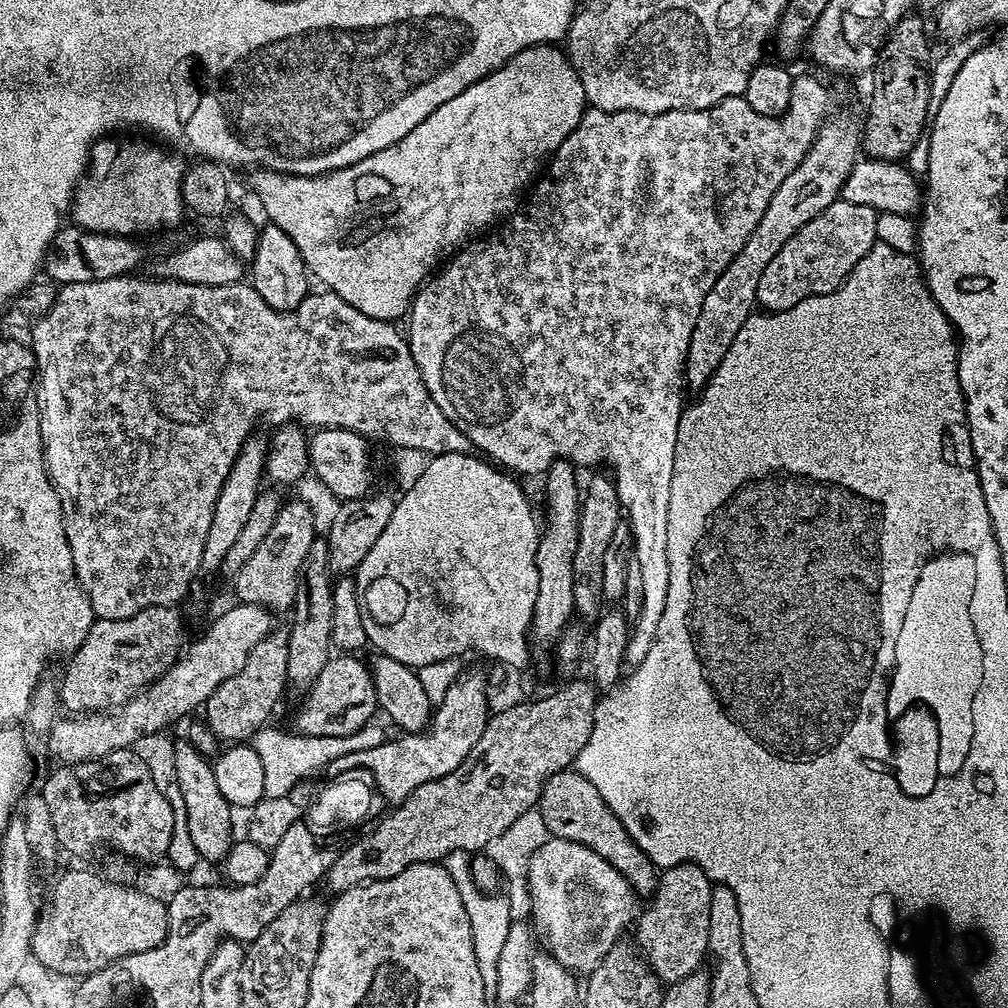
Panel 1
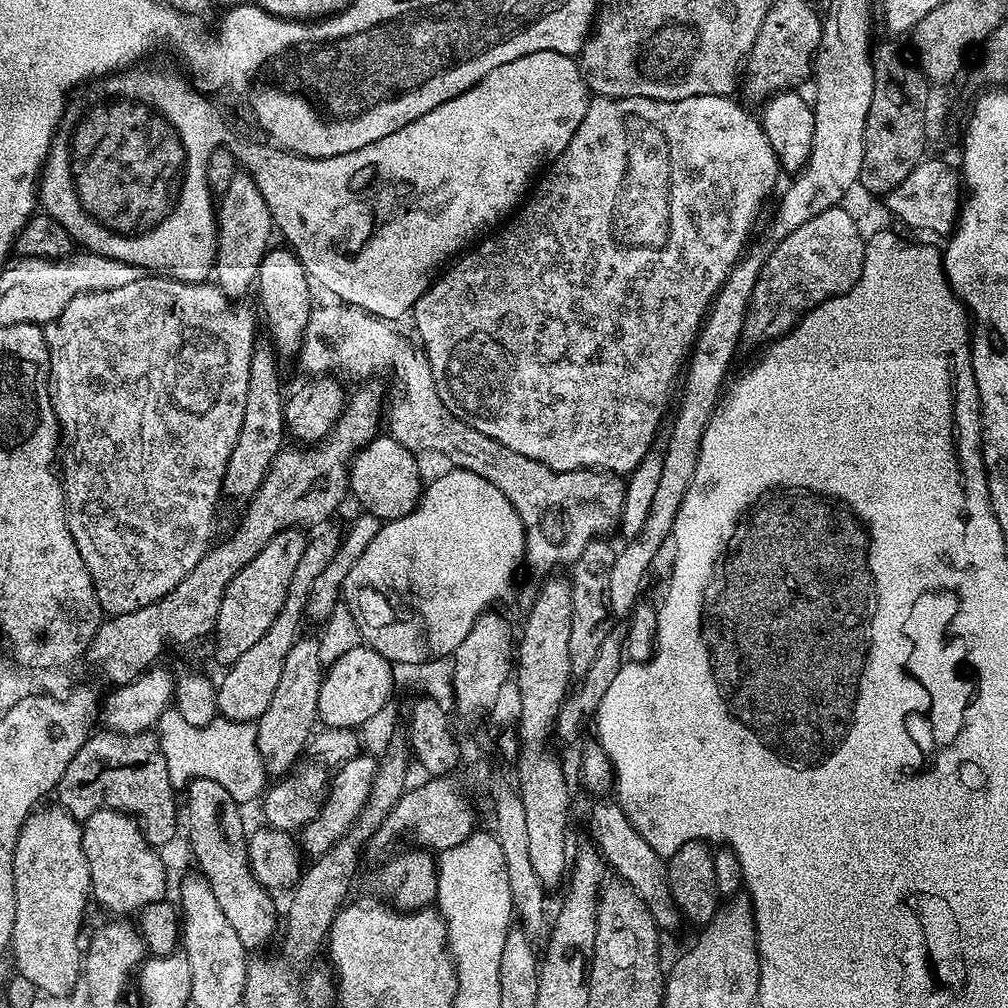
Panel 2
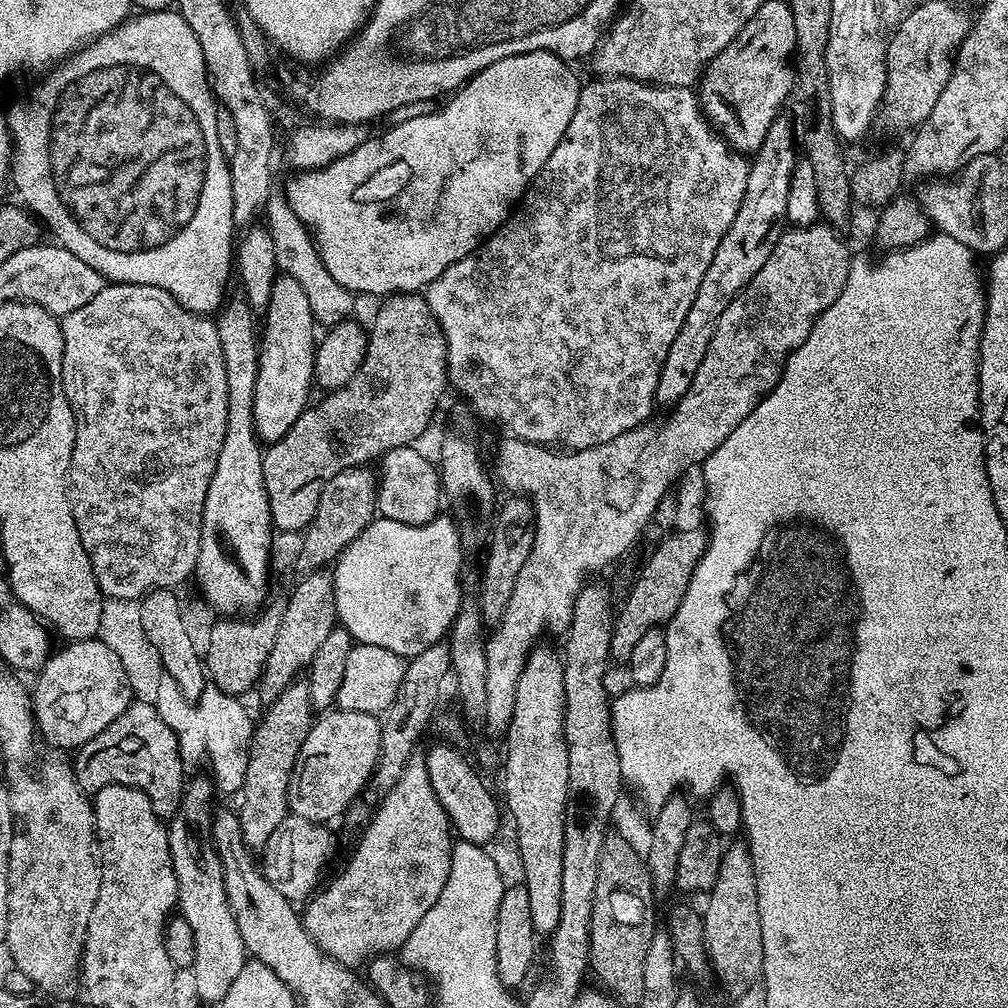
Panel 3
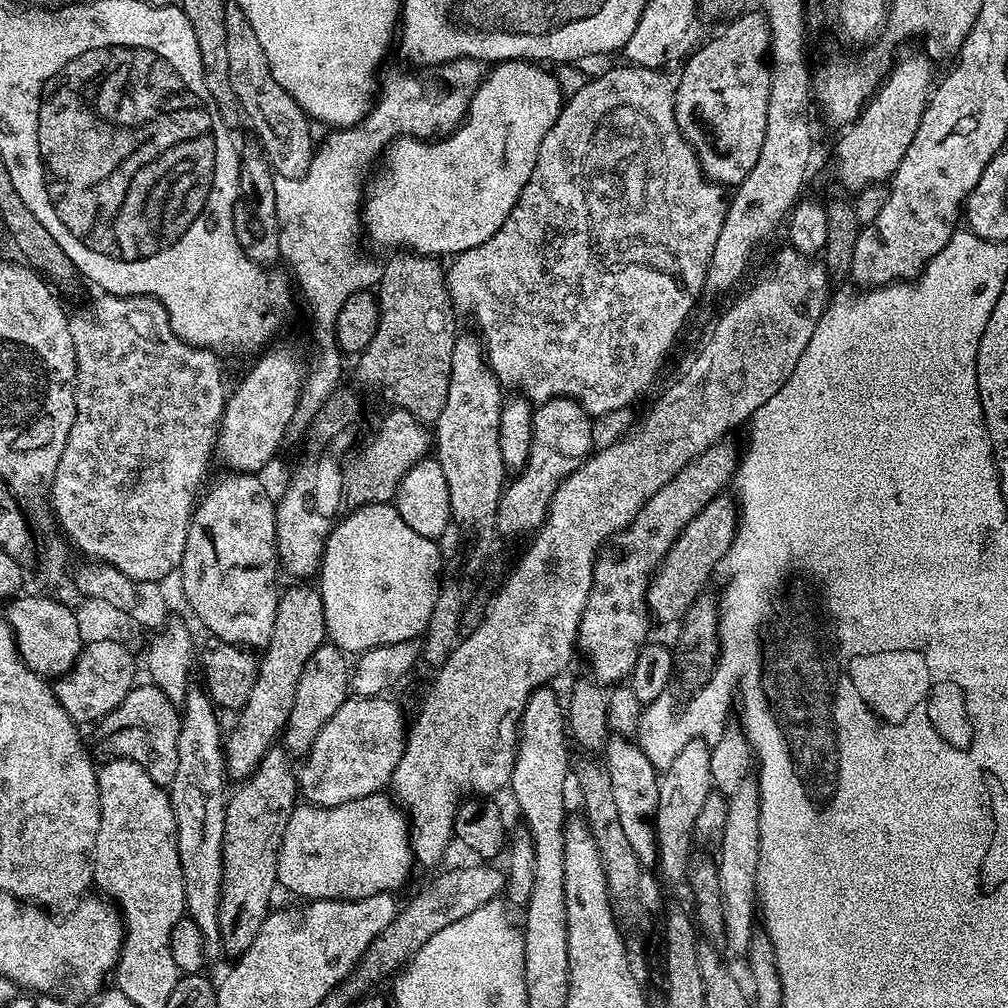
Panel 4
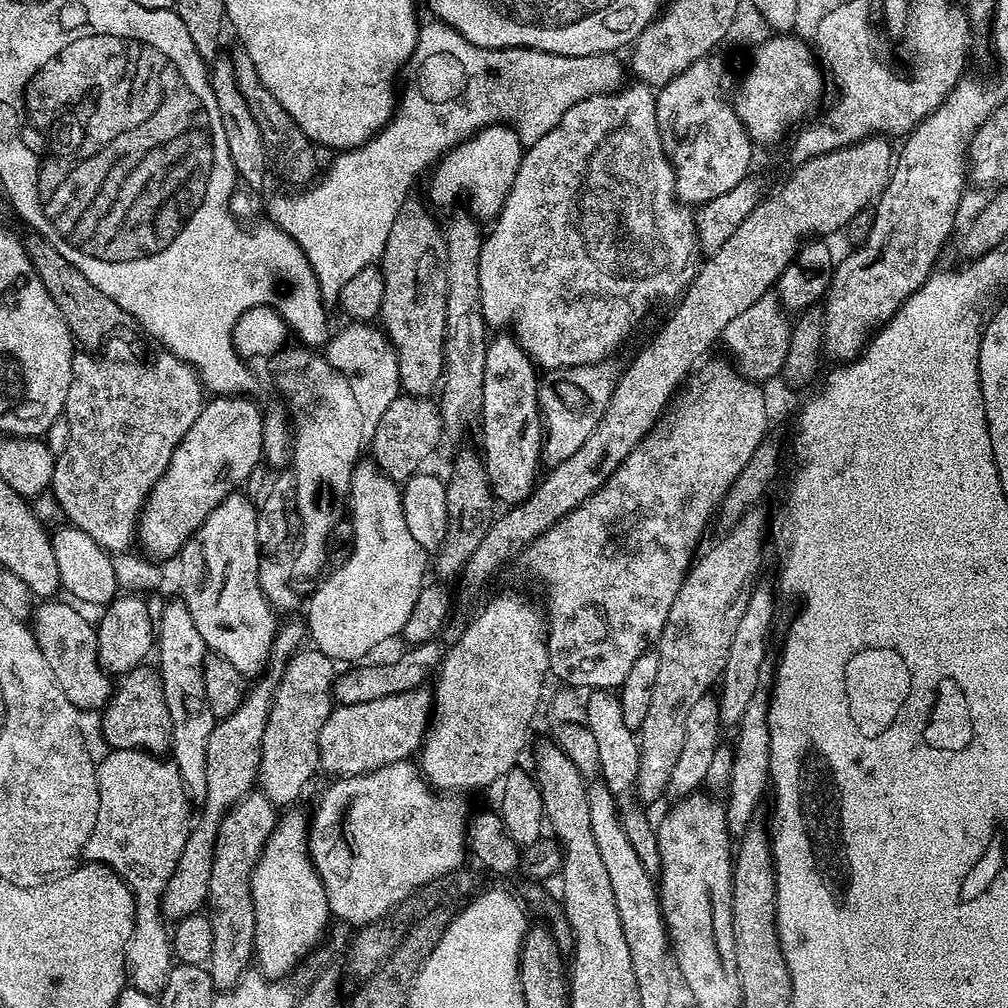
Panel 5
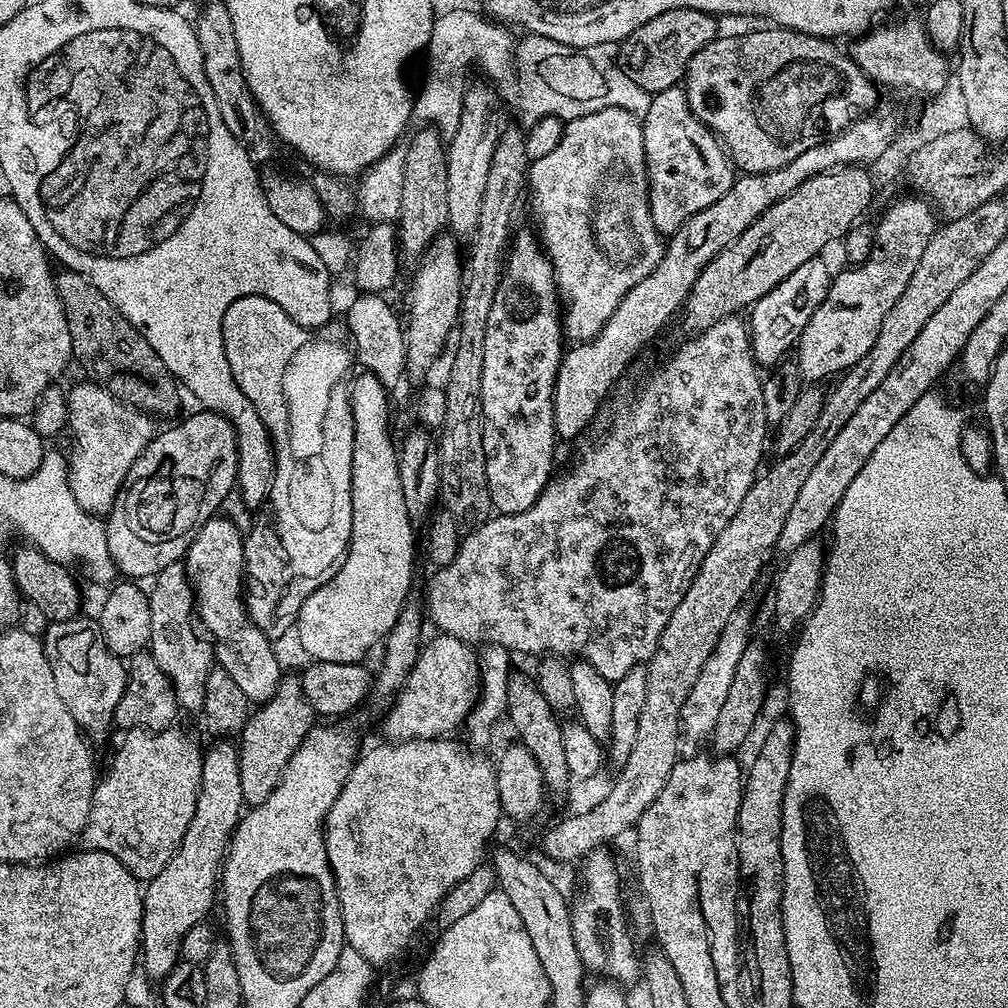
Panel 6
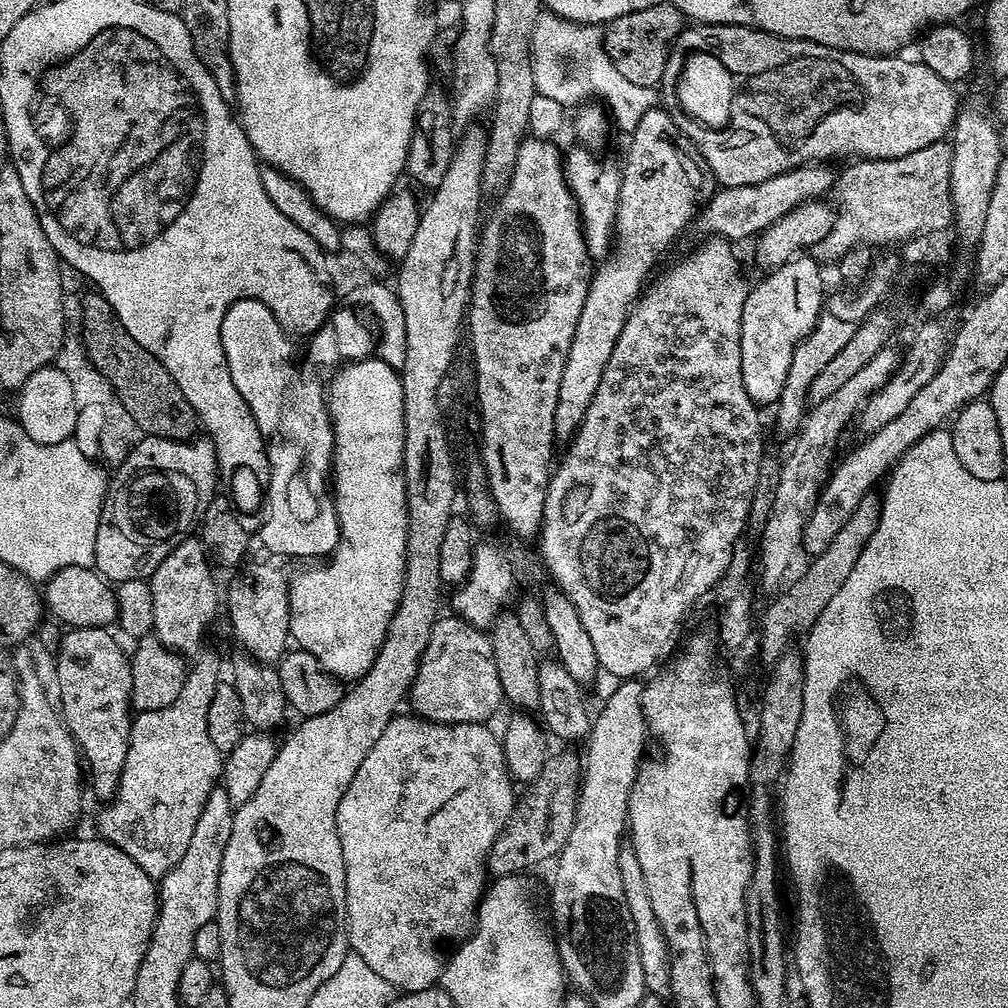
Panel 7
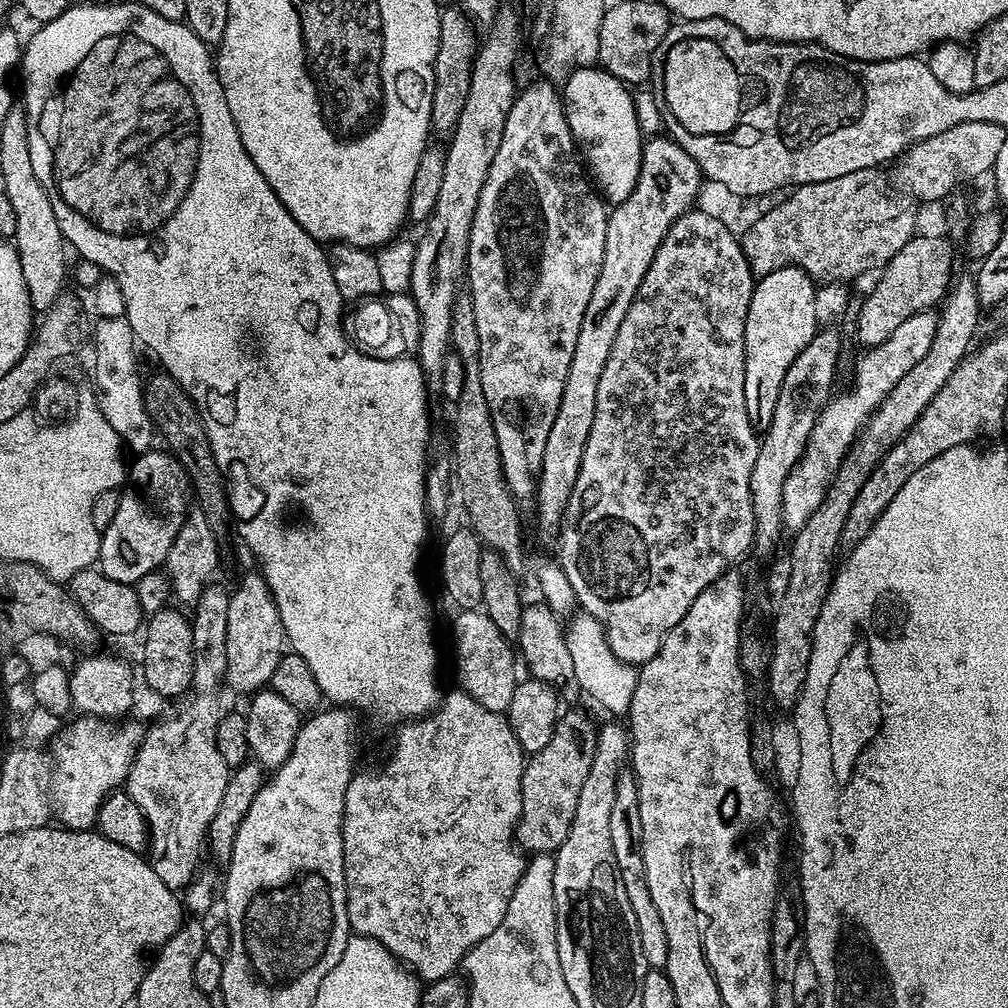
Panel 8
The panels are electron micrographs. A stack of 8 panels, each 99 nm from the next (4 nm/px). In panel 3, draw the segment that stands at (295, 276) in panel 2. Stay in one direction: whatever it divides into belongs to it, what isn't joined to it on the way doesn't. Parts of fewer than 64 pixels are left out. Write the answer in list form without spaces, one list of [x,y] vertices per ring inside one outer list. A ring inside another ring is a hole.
[[[277,275],[274,290],[270,290],[268,313],[262,317],[258,382],[254,386],[252,425],[261,441],[281,440],[309,407],[308,391],[314,388],[312,375],[318,347],[318,336],[312,331],[317,328],[302,285],[290,276]]]

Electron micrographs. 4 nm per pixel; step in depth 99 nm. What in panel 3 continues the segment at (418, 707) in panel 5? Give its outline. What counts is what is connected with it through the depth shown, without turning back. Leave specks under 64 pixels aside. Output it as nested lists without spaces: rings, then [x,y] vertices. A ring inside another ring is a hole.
[[[328,710],[315,721],[296,755],[295,784],[288,789],[288,811],[298,818],[327,825],[353,807],[356,795],[369,785],[380,753],[380,721],[370,712]]]

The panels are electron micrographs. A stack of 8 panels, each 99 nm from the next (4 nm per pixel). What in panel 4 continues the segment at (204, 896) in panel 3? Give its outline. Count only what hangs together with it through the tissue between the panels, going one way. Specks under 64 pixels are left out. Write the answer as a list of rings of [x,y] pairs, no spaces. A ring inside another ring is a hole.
[[[189,687],[184,701],[182,703],[182,711],[180,712],[180,733],[178,734],[178,770],[174,774],[174,782],[167,789],[168,797],[172,800],[172,809],[174,810],[174,822],[176,823],[176,837],[178,838],[178,858],[182,862],[182,878],[184,879],[184,907],[186,915],[194,922],[198,922],[198,930],[202,930],[204,935],[204,943],[208,946],[219,945],[220,931],[218,930],[218,906],[220,905],[220,887],[224,881],[224,863],[222,862],[222,838],[224,837],[224,819],[226,818],[226,791],[224,792],[224,780],[226,781],[226,769],[224,767],[224,741],[225,737],[220,736],[220,720],[218,717],[218,709],[212,700],[204,691],[203,687]]]

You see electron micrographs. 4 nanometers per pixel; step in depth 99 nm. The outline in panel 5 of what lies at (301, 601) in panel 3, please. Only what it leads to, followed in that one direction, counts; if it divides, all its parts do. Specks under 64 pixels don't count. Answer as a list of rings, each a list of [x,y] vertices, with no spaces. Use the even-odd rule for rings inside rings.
[[[281,623],[277,627],[276,637],[272,643],[272,659],[264,675],[253,683],[256,684],[253,688],[251,685],[247,689],[242,706],[238,706],[234,714],[223,717],[217,722],[210,734],[210,743],[206,746],[206,798],[202,801],[201,807],[204,809],[200,812],[200,821],[197,824],[195,821],[191,825],[186,846],[182,850],[182,858],[178,858],[178,866],[162,894],[160,911],[164,913],[165,921],[175,922],[184,916],[197,915],[205,907],[210,866],[214,858],[214,846],[220,823],[239,800],[253,791],[257,783],[262,734],[266,730],[266,718],[270,714],[276,684],[282,678],[284,664],[292,653],[305,643],[305,640],[306,628],[303,623]]]

